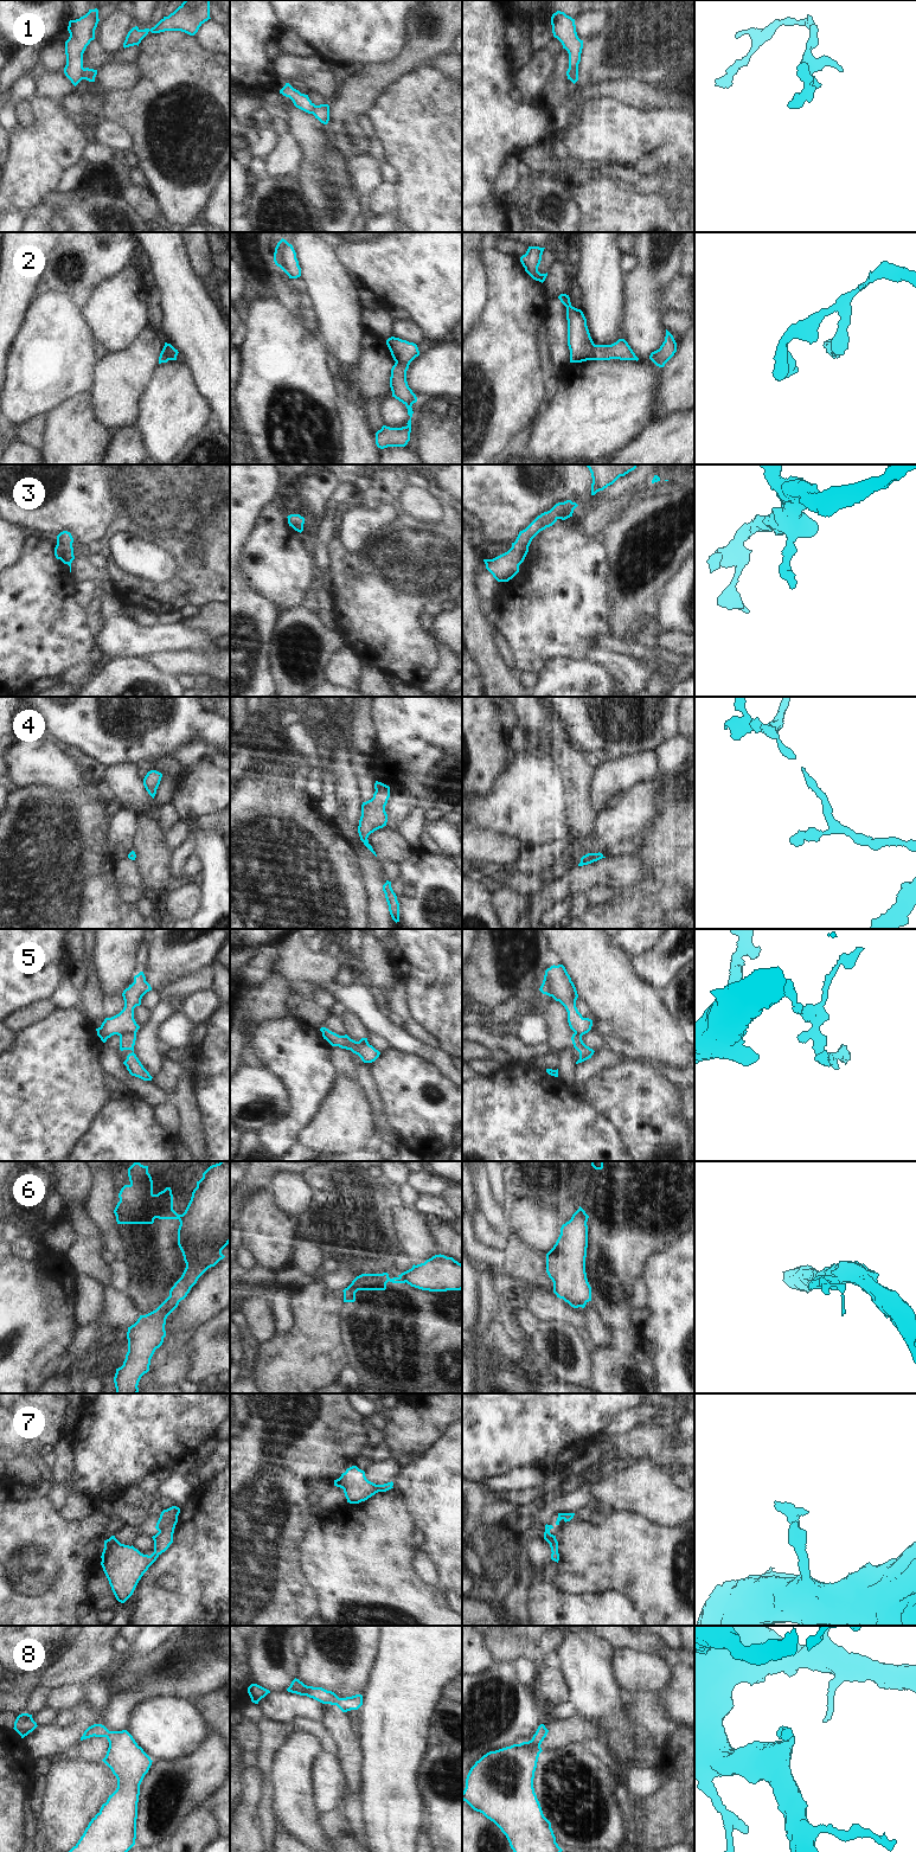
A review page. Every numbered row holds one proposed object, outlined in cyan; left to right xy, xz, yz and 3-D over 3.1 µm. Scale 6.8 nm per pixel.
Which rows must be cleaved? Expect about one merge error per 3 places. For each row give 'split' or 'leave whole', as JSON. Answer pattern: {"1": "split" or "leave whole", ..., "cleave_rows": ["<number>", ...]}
{"1": "split", "2": "split", "3": "leave whole", "4": "leave whole", "5": "split", "6": "split", "7": "leave whole", "8": "leave whole", "cleave_rows": ["1", "2", "5", "6"]}

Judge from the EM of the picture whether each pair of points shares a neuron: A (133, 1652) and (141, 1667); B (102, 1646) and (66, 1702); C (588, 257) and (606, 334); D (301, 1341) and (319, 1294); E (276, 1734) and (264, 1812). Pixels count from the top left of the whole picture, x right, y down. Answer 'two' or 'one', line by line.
A: two
B: two
C: one
D: one
E: one

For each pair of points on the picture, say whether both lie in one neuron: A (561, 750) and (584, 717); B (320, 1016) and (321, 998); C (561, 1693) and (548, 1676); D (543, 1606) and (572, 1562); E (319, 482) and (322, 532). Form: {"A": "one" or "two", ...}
{"A": "two", "B": "two", "C": "one", "D": "two", "E": "two"}

